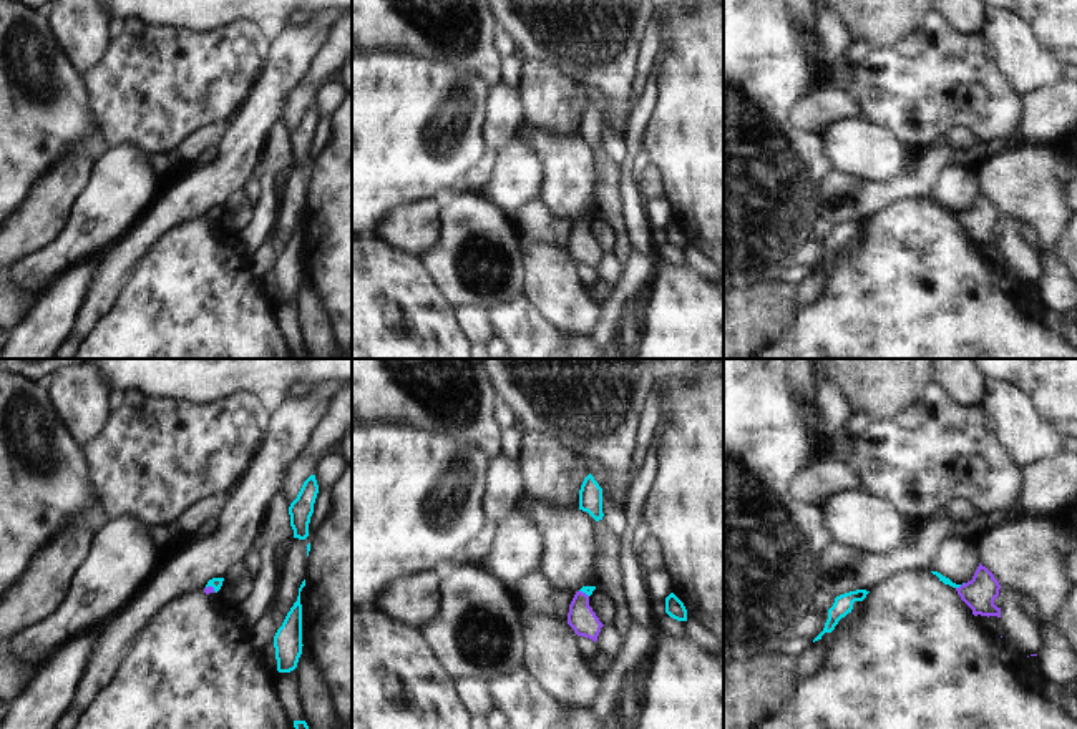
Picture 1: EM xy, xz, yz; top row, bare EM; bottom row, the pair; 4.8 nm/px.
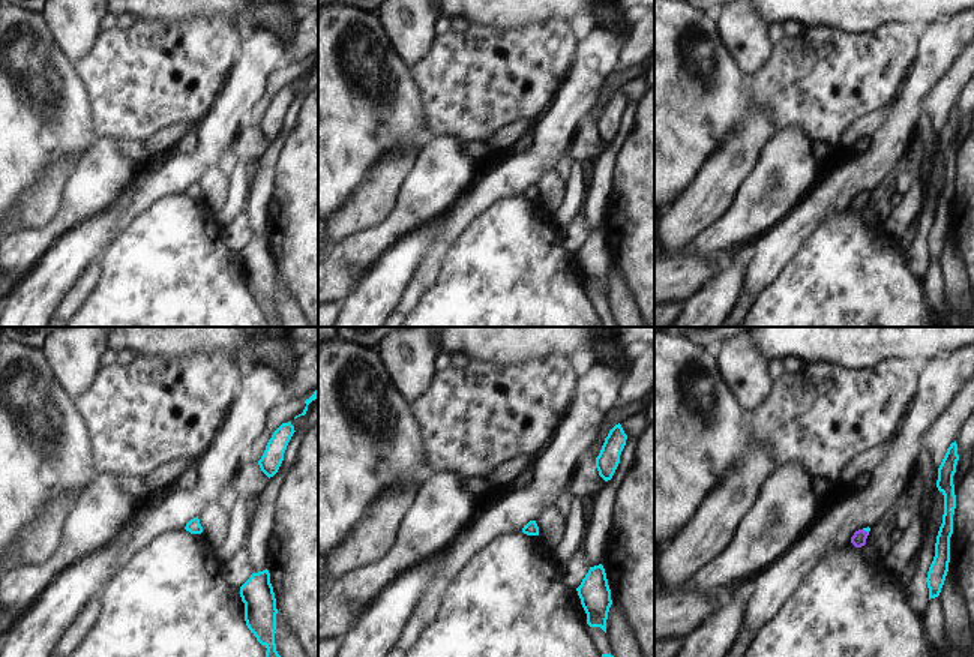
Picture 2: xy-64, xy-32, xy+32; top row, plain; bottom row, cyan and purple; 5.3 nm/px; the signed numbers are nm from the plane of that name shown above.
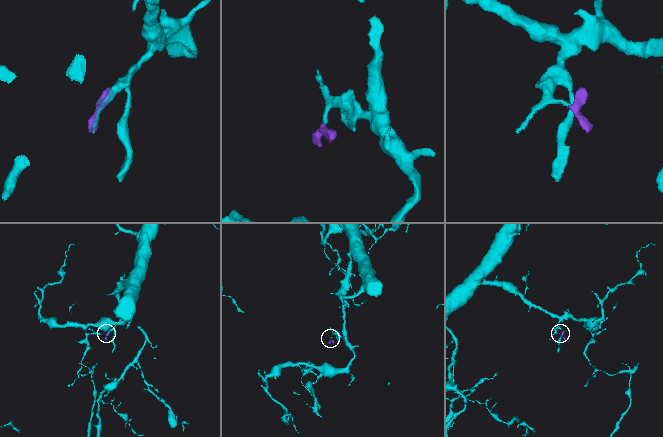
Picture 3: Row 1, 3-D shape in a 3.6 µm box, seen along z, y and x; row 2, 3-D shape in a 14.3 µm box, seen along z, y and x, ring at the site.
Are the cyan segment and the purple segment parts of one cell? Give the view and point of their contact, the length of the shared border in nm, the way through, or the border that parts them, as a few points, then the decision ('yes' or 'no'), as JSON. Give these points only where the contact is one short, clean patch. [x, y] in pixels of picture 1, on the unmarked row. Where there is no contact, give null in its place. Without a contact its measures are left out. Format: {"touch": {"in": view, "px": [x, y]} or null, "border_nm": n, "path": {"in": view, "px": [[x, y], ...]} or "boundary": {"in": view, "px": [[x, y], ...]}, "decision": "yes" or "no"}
{"touch": {"in": "xy", "px": [211, 213]}, "border_nm": 60, "path": {"in": "xy", "px": [[216, 211], [211, 213], [208, 218]]}, "decision": "yes"}

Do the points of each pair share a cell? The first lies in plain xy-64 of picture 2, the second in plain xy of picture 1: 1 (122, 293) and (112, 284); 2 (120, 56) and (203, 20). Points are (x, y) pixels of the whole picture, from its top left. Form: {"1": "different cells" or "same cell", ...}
{"1": "different cells", "2": "different cells"}

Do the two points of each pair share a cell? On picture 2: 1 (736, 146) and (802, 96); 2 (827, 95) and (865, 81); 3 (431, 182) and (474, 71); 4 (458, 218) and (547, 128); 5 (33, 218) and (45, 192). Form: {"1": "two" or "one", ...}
{"1": "two", "2": "one", "3": "two", "4": "one", "5": "one"}

